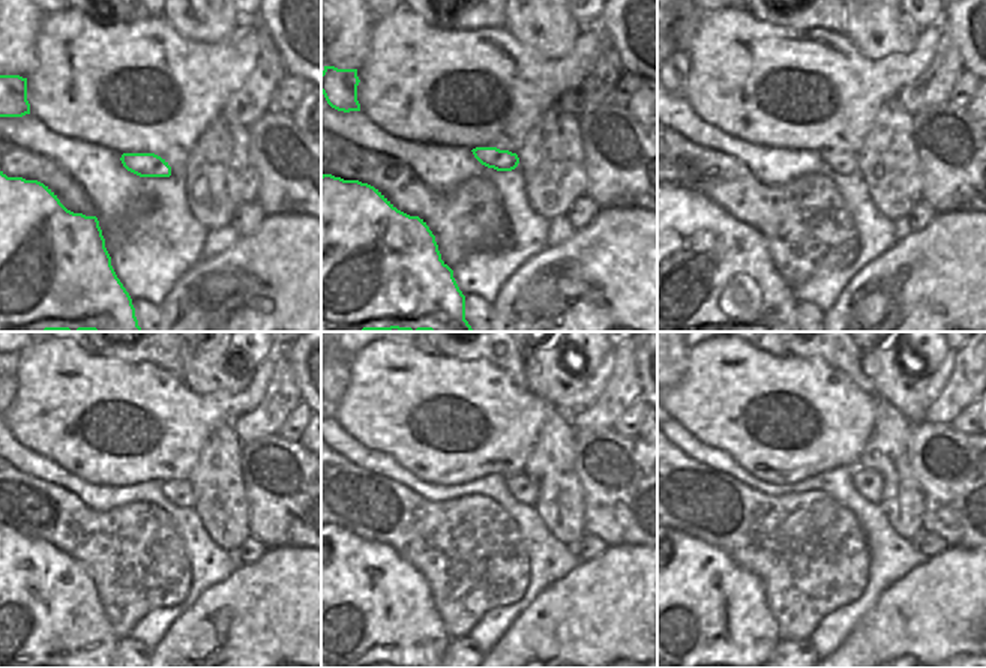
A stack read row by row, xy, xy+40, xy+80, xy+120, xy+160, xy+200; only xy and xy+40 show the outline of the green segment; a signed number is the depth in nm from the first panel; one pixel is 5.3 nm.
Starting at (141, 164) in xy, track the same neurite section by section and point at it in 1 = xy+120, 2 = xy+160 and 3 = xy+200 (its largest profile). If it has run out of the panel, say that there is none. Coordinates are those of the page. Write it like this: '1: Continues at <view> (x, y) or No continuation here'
1: Continues at xy+120 (179, 493)
2: Continues at xy+160 (517, 485)
3: Continues at xy+200 (857, 473)

